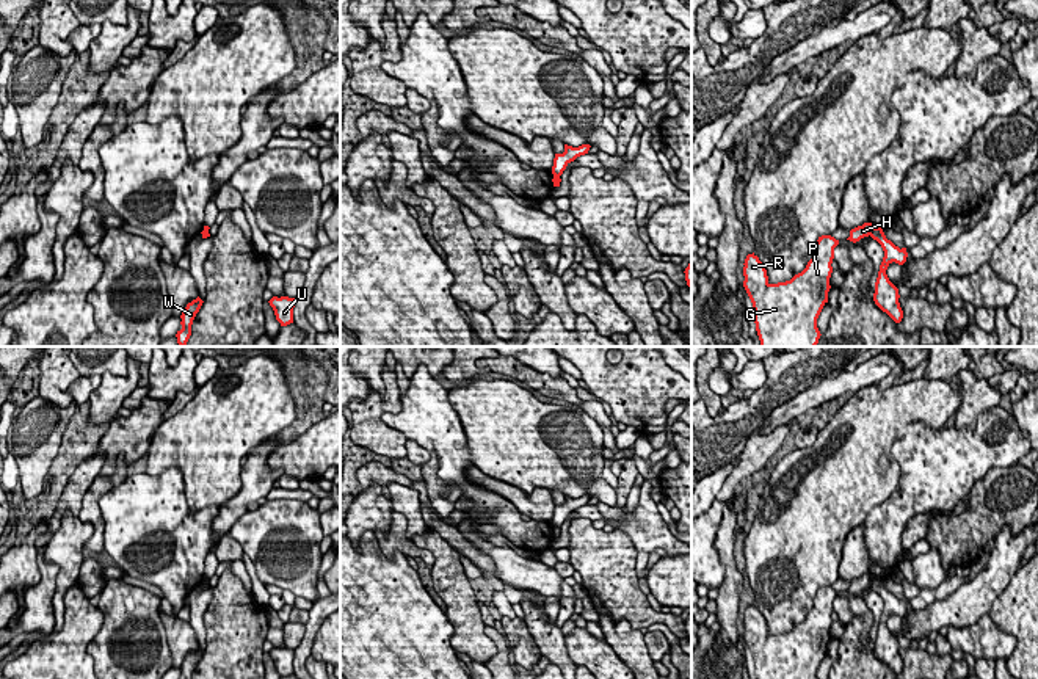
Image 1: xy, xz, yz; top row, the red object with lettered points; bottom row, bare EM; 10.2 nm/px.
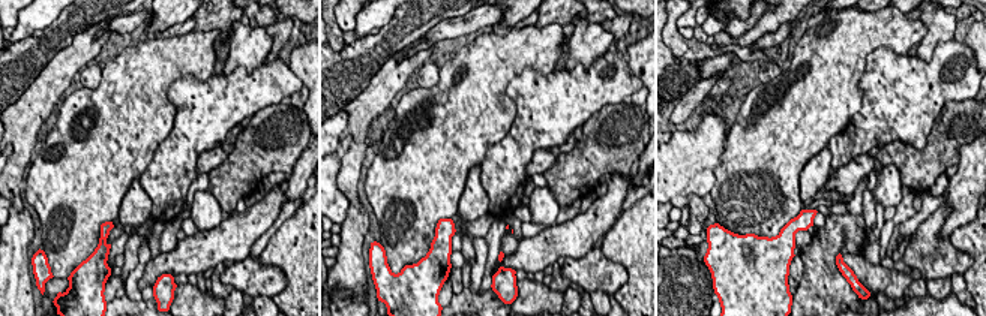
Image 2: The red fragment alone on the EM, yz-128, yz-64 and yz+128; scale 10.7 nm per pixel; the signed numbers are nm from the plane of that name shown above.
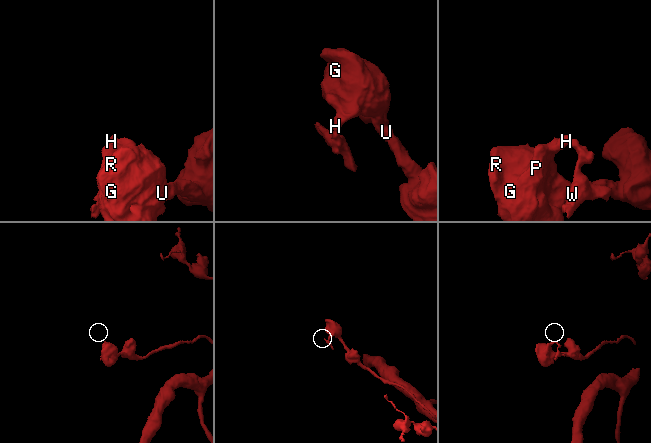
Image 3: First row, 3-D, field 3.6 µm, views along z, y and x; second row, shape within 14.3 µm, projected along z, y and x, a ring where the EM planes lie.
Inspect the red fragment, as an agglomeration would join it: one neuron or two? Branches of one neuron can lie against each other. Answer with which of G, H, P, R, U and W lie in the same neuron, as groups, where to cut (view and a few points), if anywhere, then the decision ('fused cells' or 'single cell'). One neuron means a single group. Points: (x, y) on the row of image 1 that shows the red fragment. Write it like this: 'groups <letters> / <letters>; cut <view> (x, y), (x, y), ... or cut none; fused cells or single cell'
groups G H P R U / W; cut yz (874, 228), (869, 234); fused cells

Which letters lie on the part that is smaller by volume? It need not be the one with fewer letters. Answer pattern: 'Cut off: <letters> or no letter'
Cut off: W

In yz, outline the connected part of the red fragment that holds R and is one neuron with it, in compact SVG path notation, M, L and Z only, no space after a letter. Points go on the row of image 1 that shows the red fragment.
M831 235L818 237L814 256L806 268L790 281L778 284L768 282L767 270L754 252L746 256L743 263L743 287L753 303L760 347L815 347L818 343L822 334L817 328L817 318L828 303L831 263L837 245L839 240Z

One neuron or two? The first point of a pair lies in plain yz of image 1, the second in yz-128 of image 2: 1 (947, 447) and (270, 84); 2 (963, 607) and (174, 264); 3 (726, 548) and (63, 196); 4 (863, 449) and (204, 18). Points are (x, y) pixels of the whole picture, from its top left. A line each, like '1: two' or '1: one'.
1: one
2: one
3: two
4: two

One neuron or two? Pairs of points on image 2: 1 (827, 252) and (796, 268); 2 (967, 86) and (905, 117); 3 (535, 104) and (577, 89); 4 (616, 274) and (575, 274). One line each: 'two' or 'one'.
1: two
2: one
3: one
4: one

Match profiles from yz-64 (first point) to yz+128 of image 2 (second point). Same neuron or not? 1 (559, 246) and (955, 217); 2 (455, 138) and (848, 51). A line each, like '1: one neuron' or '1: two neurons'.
1: one neuron
2: one neuron

